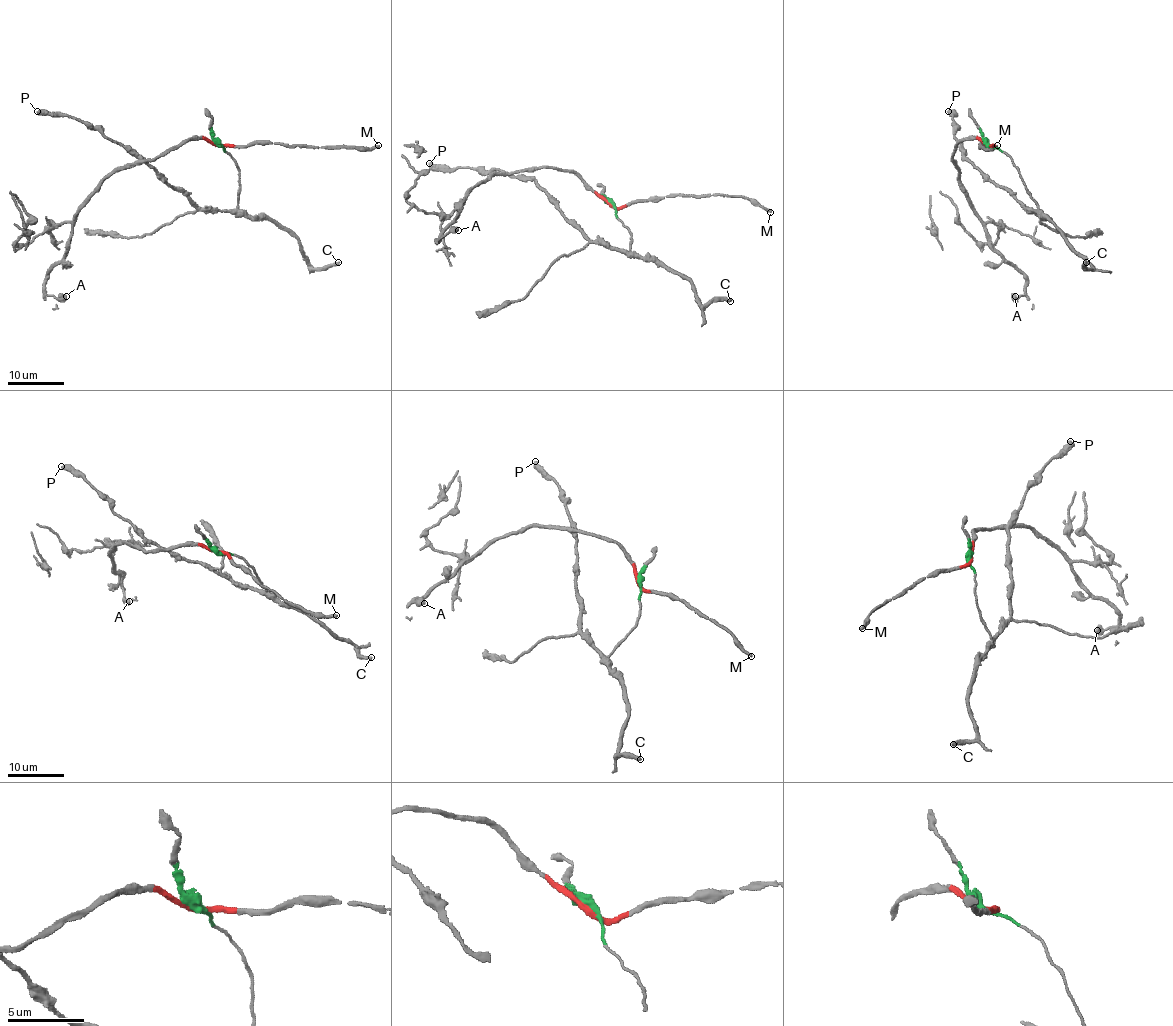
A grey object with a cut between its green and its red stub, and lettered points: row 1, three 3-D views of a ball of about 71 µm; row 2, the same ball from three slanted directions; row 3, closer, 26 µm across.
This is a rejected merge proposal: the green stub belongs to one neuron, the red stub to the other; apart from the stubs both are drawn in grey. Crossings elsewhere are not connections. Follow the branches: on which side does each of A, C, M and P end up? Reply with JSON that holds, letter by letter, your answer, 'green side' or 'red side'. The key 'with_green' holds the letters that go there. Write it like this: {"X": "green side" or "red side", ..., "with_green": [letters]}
{"A": "red side", "C": "green side", "M": "red side", "P": "green side", "with_green": ["C", "P"]}

